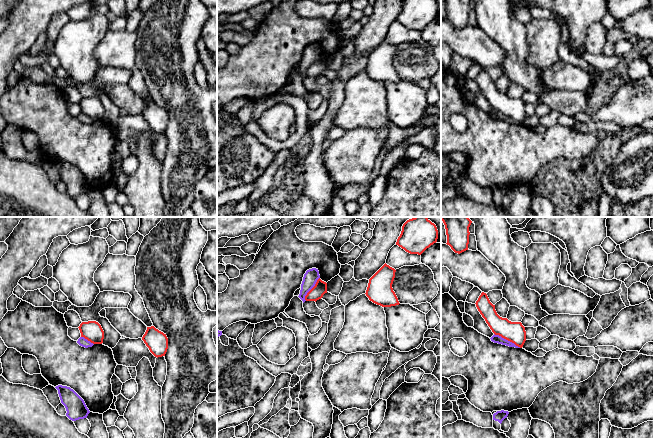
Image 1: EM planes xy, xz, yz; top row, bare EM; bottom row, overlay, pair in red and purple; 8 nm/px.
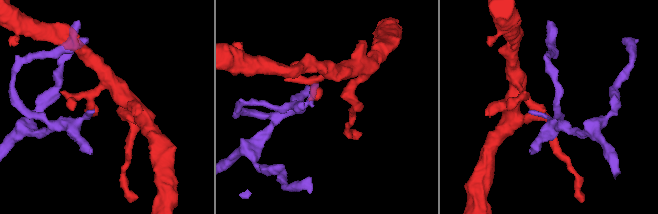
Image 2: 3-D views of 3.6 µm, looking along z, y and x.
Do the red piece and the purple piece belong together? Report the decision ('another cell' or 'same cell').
another cell

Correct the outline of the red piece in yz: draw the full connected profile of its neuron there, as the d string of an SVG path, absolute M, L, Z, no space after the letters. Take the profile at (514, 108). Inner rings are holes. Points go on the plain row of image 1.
M482 68L476 77L476 83L486 99L495 111L514 119L522 124L526 117L525 103L521 98L511 98L507 94L500 93L487 70Z

